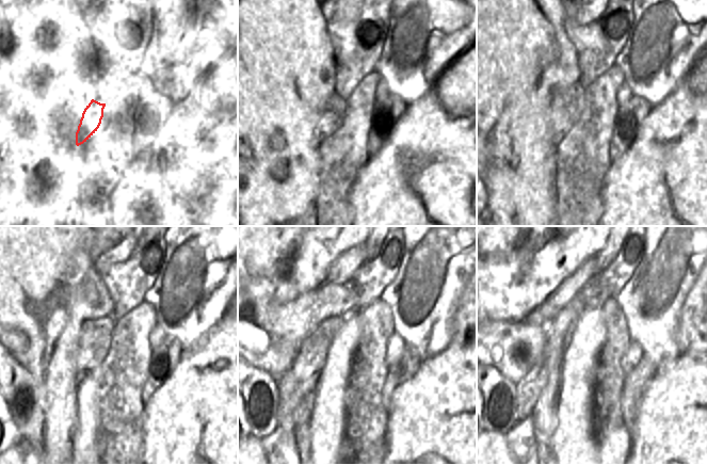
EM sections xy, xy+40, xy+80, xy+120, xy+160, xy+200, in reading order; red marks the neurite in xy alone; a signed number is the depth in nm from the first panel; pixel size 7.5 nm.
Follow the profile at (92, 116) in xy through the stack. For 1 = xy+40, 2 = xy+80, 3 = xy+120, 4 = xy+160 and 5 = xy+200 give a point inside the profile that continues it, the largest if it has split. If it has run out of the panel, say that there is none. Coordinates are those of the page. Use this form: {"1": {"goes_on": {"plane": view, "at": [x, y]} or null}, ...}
{"1": {"goes_on": {"plane": "xy+40", "at": [332, 113]}}, "2": {"goes_on": {"plane": "xy+80", "at": [567, 105]}}, "3": {"goes_on": {"plane": "xy+120", "at": [92, 331]}}, "4": {"goes_on": {"plane": "xy+160", "at": [301, 381]}}, "5": {"goes_on": {"plane": "xy+200", "at": [530, 387]}}}

